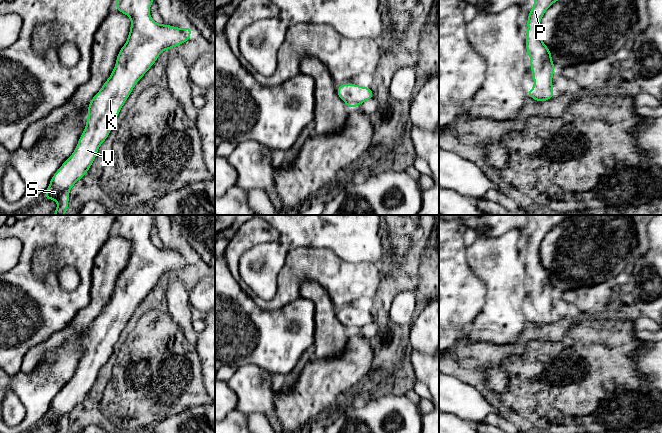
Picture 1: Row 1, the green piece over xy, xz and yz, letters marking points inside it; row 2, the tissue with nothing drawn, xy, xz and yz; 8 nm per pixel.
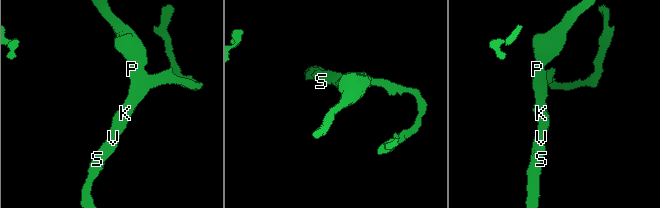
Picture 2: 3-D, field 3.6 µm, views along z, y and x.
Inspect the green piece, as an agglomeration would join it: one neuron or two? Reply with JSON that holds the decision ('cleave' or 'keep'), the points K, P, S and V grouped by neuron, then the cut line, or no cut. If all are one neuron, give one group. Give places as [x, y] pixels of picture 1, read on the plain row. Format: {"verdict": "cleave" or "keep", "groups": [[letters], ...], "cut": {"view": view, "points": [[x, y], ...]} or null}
{"verdict": "keep", "groups": [["K", "P", "S", "V"]], "cut": null}

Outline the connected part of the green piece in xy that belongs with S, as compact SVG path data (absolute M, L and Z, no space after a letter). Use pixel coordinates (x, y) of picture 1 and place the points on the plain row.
M116 215L116 223L117 228L114 232L131 242L130 256L126 267L117 279L113 296L88 328L86 351L75 375L52 400L43 419L43 422L58 426L56 433L68 433L70 413L88 396L100 369L110 358L114 345L137 306L153 290L162 275L191 264L190 257L193 253L191 249L180 253L171 249L157 248L153 245L149 234L155 224L155 215Z

